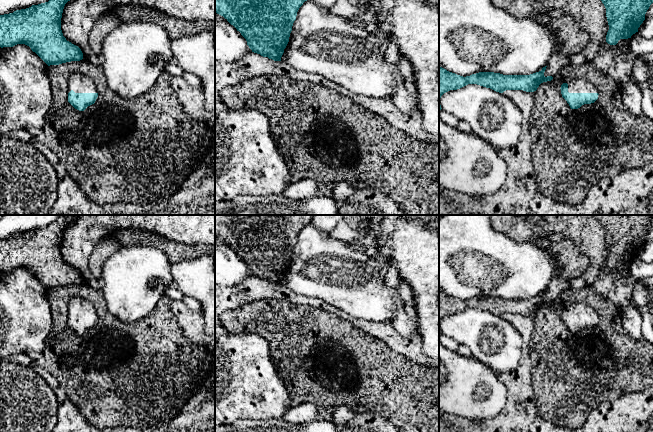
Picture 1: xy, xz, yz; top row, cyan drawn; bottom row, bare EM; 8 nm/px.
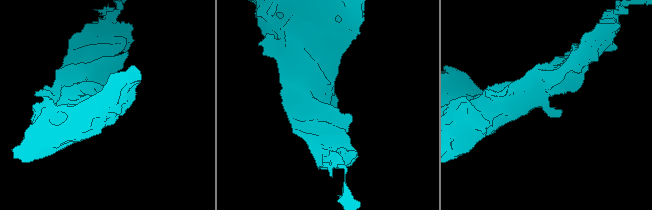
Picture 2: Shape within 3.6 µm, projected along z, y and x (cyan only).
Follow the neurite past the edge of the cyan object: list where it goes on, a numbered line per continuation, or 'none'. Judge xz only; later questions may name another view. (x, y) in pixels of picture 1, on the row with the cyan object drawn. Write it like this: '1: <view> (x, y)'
none

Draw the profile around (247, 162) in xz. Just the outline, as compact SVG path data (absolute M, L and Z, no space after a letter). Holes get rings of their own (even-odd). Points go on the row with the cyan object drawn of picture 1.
M215 106L215 197L231 200L239 196L282 195L291 174L274 142L270 123L258 110Z

